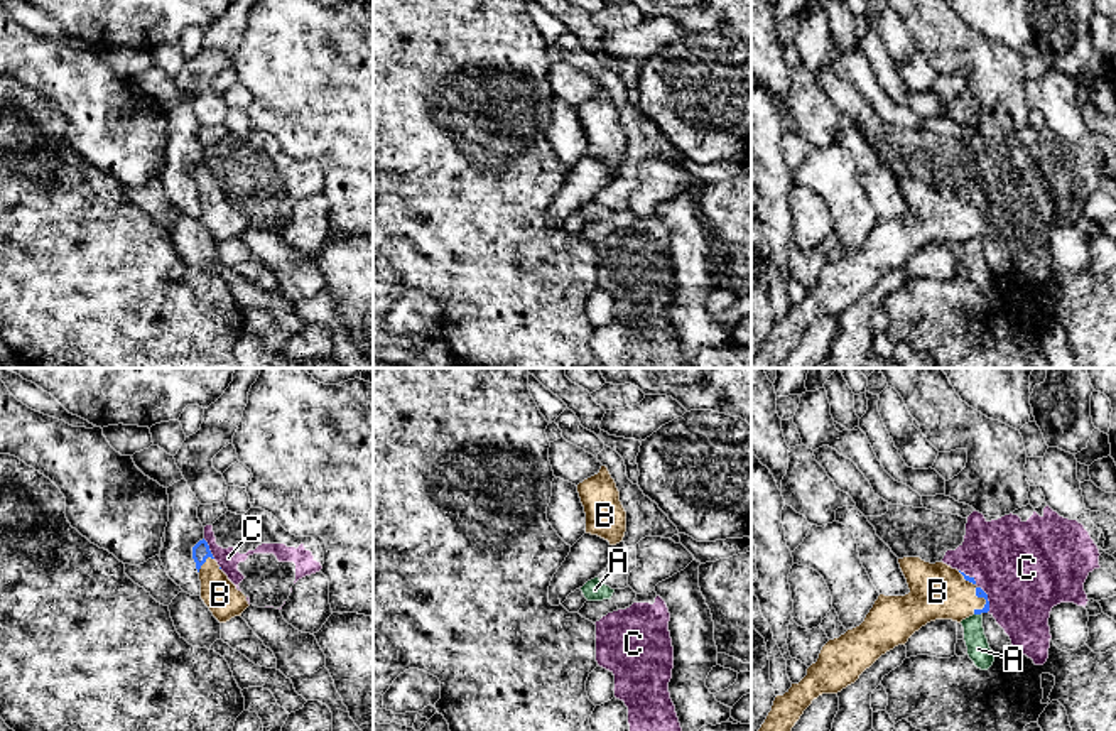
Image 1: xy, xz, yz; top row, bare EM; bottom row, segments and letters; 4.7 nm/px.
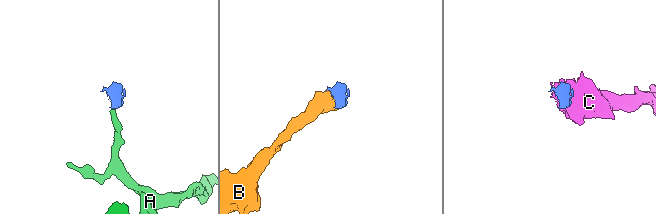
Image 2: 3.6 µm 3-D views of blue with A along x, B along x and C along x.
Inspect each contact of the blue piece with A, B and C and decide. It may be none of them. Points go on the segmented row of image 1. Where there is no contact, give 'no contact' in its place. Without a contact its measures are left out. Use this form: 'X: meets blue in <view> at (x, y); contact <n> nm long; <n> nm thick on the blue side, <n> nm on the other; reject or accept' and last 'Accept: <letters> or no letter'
A: meets blue in yz at (978, 613); contact 30 nm long; 50 nm thick on the blue side, 110 nm on the other; reject
B: meets blue in yz at (976, 591); contact 220 nm long; 50 nm thick on the blue side, 260 nm on the other; accept
C: meets blue in yz at (986, 600); contact 140 nm long; 50 nm thick on the blue side, 440 nm on the other; reject
Accept: B

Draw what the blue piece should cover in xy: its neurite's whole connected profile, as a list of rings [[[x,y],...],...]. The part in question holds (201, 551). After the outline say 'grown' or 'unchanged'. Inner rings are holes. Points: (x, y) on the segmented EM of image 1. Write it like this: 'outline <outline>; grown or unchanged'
outline [[[203,539],[192,547],[192,559],[201,581],[201,599],[219,623],[226,623],[250,606],[246,596],[236,589],[214,560]]]; grown

